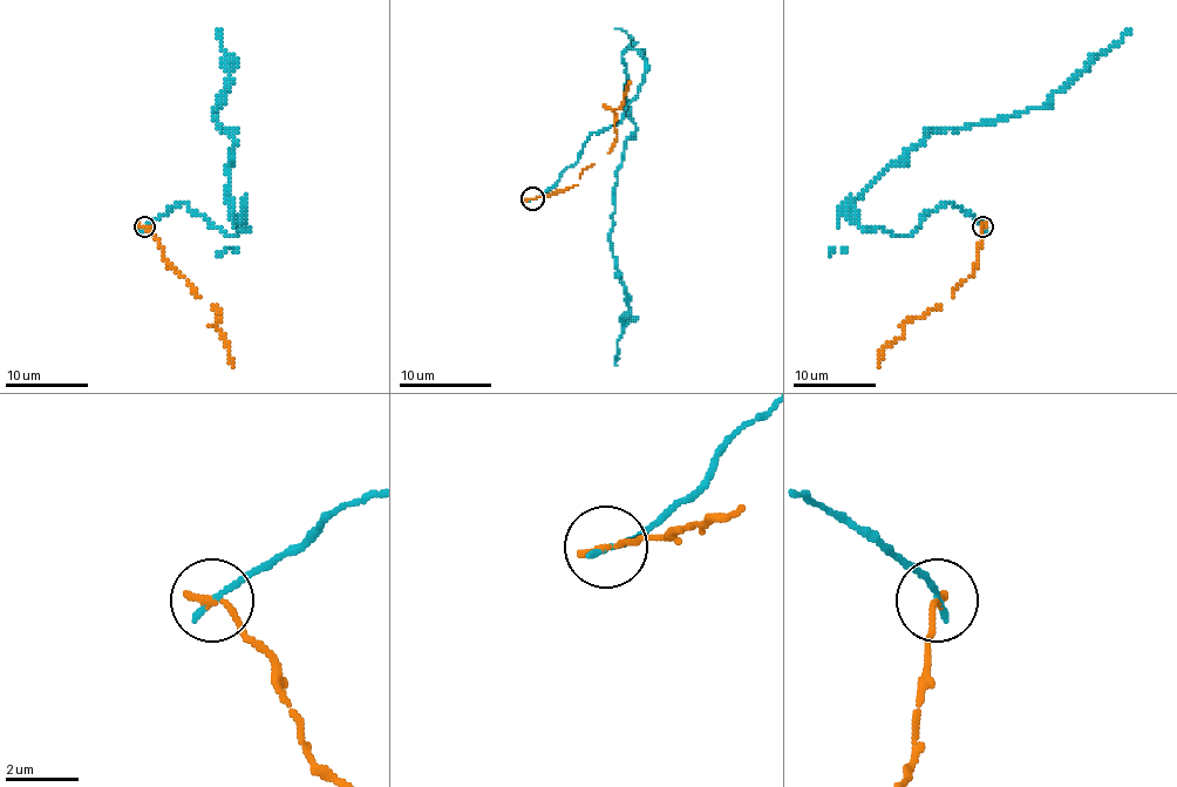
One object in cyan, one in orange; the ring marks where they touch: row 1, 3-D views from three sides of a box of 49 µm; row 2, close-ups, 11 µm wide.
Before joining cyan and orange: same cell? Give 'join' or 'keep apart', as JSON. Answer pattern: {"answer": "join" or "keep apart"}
{"answer": "keep apart"}

